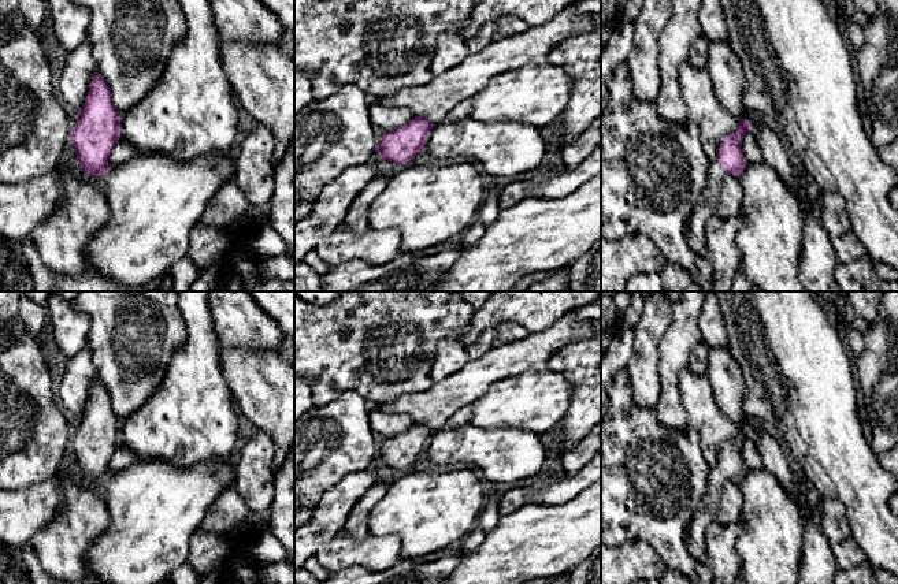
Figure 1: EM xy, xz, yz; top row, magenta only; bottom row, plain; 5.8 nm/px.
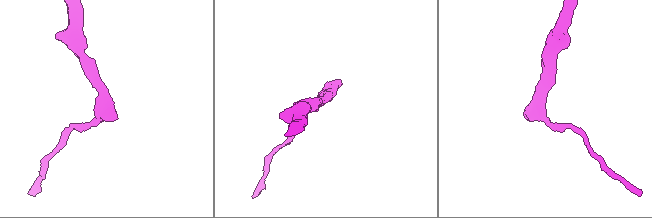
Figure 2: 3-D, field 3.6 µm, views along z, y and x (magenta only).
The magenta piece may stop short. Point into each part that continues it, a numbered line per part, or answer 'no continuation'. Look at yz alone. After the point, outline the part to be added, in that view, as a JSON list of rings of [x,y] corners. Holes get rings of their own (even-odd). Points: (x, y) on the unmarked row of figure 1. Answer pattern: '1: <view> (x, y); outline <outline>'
1: yz (704, 516); outline [[[717,466],[710,468],[708,475],[706,492],[690,520],[686,546],[690,555],[698,562],[708,562],[709,559],[705,548],[705,533],[708,527],[715,522],[716,513],[720,507],[720,495],[726,480],[726,476]]]

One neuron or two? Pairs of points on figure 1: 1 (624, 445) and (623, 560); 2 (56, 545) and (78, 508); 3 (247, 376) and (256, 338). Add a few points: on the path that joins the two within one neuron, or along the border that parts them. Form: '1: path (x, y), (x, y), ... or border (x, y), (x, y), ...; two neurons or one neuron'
1: border (622, 545), (615, 547); two neurons
2: path (66, 535), (78, 523), (78, 517); one neuron
3: border (222, 345), (277, 352); two neurons

